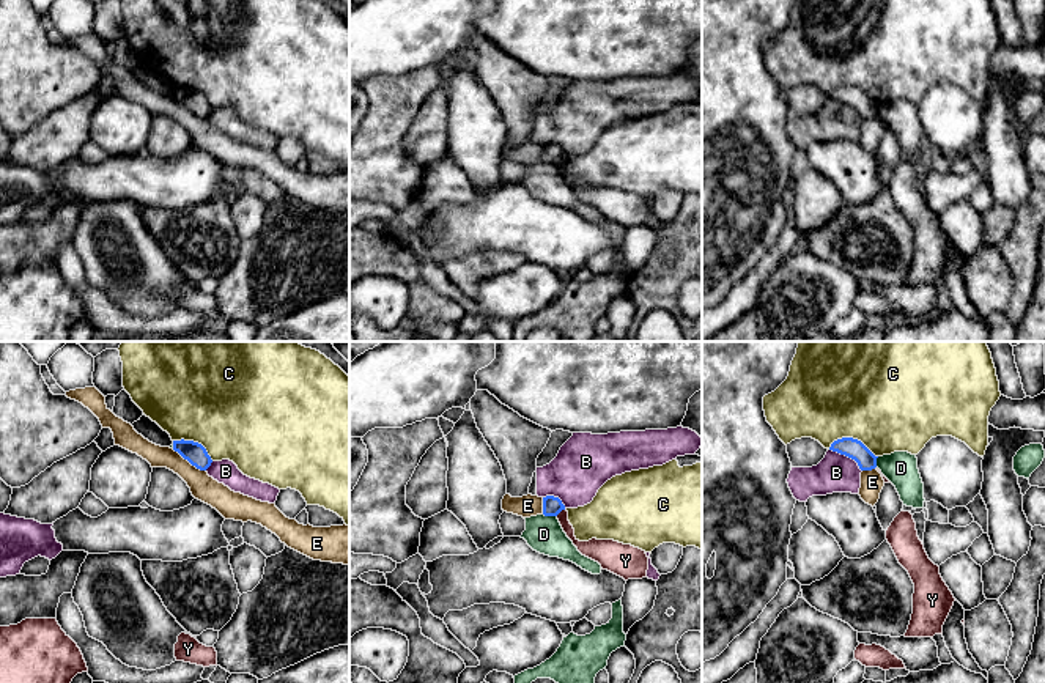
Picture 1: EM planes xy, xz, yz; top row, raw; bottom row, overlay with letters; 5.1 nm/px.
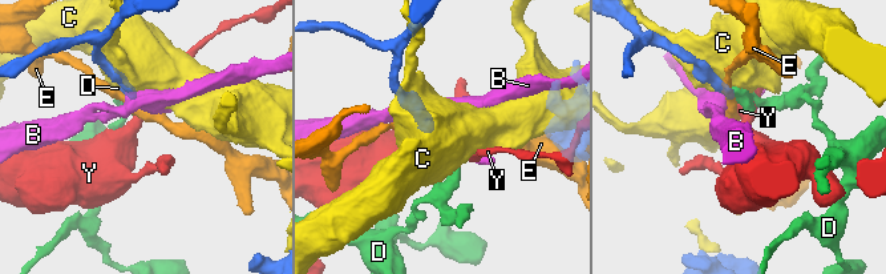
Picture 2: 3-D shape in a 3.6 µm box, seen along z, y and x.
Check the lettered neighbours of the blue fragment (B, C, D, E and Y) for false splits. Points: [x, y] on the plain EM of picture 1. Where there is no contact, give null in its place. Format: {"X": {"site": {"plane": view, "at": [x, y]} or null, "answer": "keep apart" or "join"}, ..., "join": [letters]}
{"B": {"site": {"plane": "yz", "at": [847, 103]}, "answer": "keep apart"}, "C": {"site": {"plane": "yz", "at": [852, 85]}, "answer": "keep apart"}, "D": {"site": {"plane": "xz", "at": [550, 162]}, "answer": "keep apart"}, "E": {"site": {"plane": "xy", "at": [189, 109]}, "answer": "keep apart"}, "Y": {"site": {"plane": "xz", "at": [561, 158]}, "answer": "keep apart"}, "join": []}

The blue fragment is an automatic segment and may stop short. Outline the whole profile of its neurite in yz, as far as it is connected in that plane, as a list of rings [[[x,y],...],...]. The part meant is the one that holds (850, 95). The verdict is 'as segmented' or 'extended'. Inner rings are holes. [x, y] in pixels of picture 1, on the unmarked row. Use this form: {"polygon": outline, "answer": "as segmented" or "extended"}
{"polygon": [[[842,85],[831,91],[829,98],[855,107],[861,118],[872,118],[877,115],[877,105],[861,88],[853,85]]], "answer": "as segmented"}

